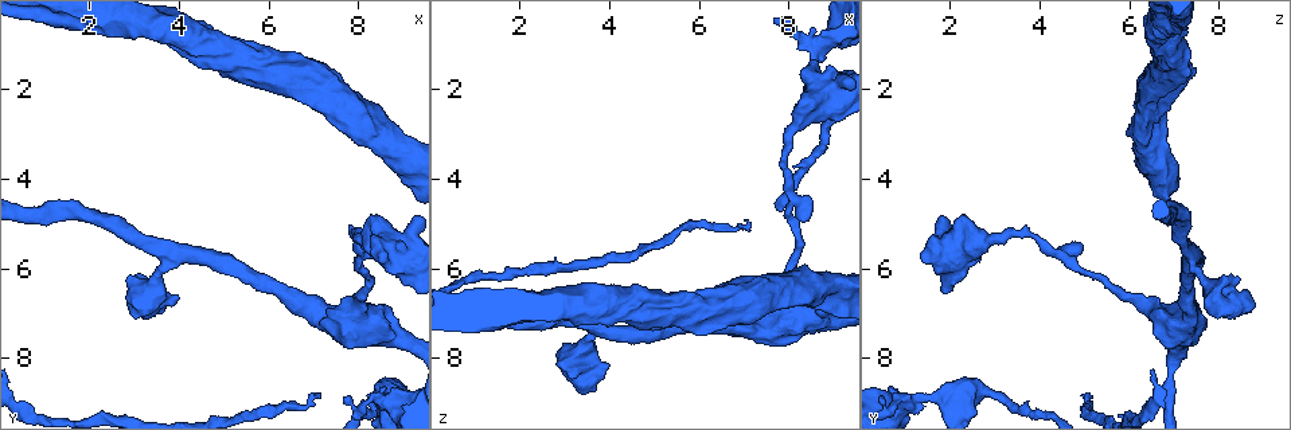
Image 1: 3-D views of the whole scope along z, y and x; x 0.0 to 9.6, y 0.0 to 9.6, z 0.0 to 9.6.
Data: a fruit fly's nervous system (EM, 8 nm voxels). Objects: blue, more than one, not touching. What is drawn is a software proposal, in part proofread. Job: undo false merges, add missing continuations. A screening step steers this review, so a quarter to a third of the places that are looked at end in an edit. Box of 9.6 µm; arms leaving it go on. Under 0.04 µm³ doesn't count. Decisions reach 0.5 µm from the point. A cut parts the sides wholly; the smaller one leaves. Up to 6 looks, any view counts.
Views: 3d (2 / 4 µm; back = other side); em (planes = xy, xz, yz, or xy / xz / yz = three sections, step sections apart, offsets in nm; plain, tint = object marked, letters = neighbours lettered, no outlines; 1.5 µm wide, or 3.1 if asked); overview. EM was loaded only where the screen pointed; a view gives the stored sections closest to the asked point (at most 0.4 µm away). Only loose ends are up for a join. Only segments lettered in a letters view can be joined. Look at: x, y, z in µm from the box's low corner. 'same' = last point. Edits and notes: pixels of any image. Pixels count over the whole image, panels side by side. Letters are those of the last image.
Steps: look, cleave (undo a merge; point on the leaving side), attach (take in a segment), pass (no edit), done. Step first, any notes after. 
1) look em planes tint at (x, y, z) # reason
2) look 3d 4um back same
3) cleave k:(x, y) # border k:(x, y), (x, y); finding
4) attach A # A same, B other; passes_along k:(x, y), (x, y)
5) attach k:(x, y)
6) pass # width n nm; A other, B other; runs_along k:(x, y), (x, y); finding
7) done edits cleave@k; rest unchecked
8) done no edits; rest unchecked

look em xy step 4 tint at (7.10, 8.80, 4.95) # long arm stops here

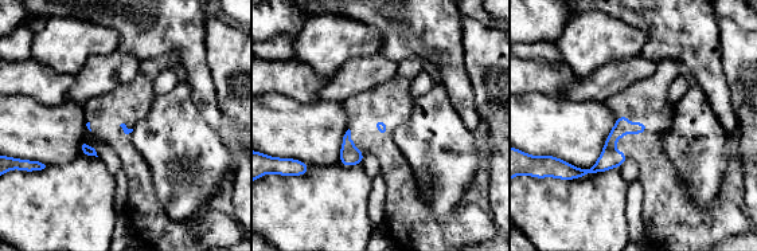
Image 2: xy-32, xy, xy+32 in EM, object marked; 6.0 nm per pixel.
look em planes letters same

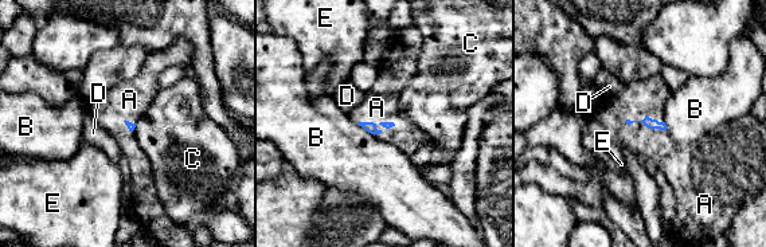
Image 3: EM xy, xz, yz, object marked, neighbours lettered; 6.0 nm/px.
attach A # A same, B other, C other, D other, E other; passes_along 3:(653, 124), (644, 125), (637, 98); it goes on there

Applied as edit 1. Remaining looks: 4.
look 3d 4um at (8.25, 5.30, 1.55) # thick end

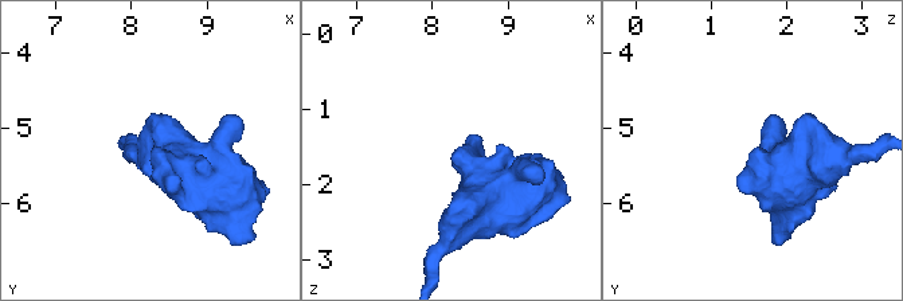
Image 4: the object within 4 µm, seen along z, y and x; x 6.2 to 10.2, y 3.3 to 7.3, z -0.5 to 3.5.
look em planes letters at (8.30, 5.30, 1.60) # now the EM

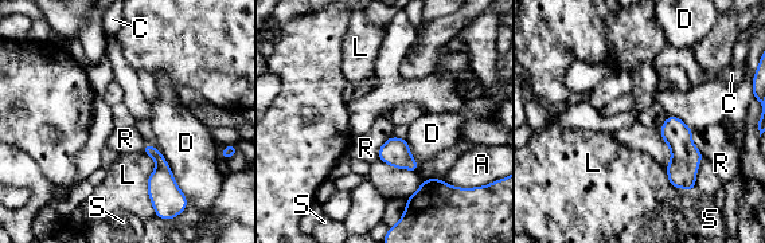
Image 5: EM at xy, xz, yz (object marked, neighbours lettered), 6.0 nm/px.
pass # A other, C other, D other, L other, R other, S other; border 5:(693, 130), (702, 153), (697, 187); no lettered segment goes on from it

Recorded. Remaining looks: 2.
done edits attach@3; rest unchecked

